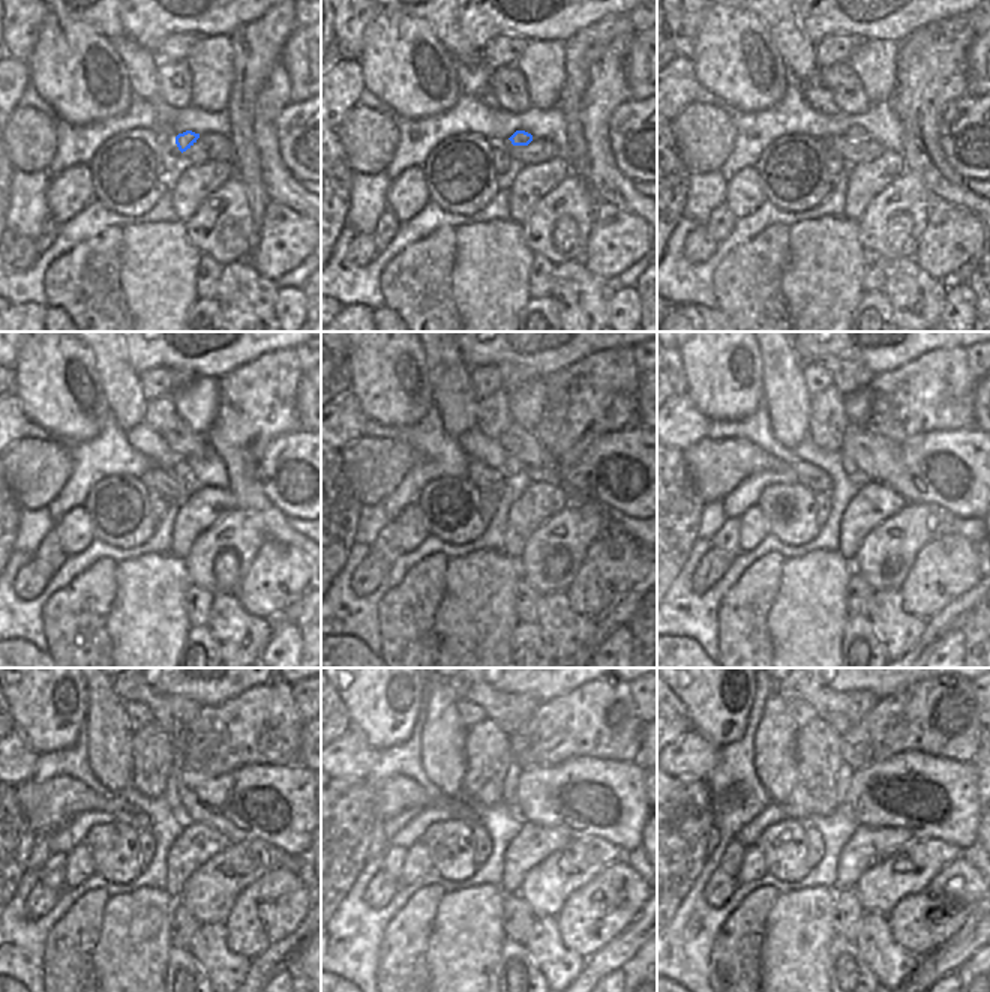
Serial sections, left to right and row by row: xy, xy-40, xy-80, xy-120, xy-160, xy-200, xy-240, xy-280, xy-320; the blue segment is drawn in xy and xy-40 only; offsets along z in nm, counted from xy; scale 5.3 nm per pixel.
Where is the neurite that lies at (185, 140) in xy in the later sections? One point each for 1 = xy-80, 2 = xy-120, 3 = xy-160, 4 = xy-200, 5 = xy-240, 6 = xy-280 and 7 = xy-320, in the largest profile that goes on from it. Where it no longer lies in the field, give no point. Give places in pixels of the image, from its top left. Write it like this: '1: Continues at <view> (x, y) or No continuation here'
1: Continues at xy-80 (854, 134)
2: Continues at xy-120 (182, 470)
3: Continues at xy-160 (513, 465)
4: Continues at xy-200 (848, 464)
5: Continues at xy-240 (171, 793)
6: Continues at xy-280 (510, 781)
7: Continues at xy-320 (845, 773).

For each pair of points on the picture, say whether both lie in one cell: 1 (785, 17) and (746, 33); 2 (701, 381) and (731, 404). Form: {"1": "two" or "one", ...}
{"1": "two", "2": "one"}

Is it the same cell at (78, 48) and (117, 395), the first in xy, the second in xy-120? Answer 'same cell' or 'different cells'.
different cells

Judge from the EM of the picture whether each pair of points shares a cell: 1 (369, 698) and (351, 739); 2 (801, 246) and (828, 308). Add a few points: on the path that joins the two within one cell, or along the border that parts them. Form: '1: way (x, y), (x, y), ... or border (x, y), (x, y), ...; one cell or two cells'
1: border (353, 727), (378, 752); two cells
2: way (816, 261), (822, 270), (822, 293); one cell

